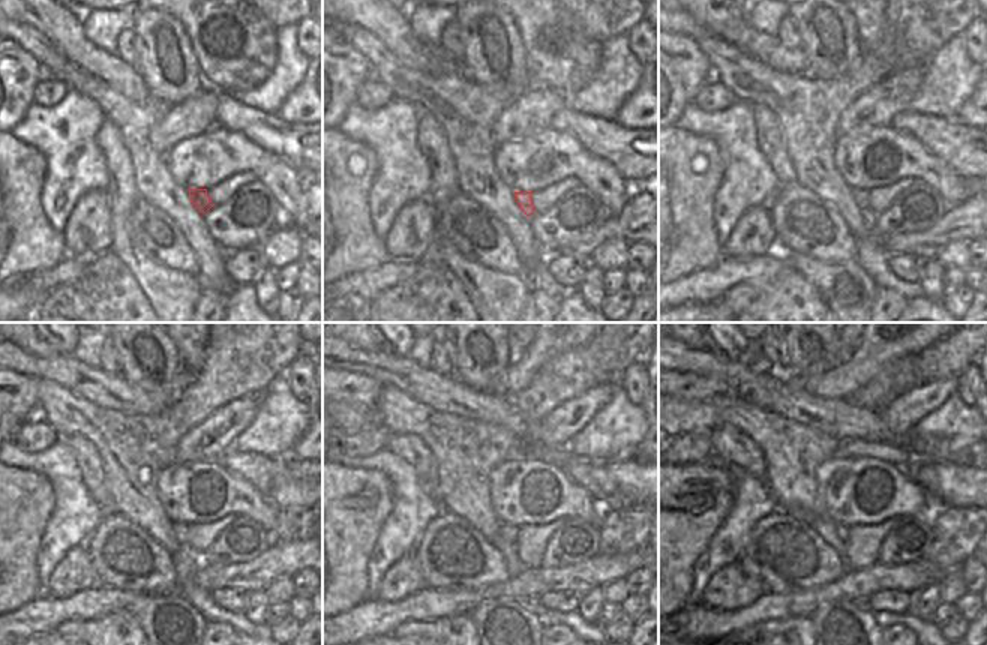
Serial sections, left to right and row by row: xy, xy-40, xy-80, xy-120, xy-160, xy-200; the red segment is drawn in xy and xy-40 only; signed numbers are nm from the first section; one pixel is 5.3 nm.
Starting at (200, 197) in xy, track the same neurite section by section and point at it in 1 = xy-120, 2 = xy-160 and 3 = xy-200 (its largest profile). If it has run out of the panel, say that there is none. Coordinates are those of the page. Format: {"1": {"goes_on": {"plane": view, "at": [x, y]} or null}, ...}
{"1": {"goes_on": {"plane": "xy-120", "at": [180, 530]}}, "2": {"goes_on": {"plane": "xy-160", "at": [507, 533]}}, "3": {"goes_on": {"plane": "xy-200", "at": [842, 531]}}}

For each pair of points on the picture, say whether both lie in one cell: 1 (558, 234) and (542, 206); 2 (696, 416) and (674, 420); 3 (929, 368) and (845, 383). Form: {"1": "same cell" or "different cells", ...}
{"1": "different cells", "2": "same cell", "3": "different cells"}

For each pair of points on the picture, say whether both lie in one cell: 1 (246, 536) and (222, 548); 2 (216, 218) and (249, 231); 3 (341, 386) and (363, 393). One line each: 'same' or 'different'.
1: same
2: same
3: same

